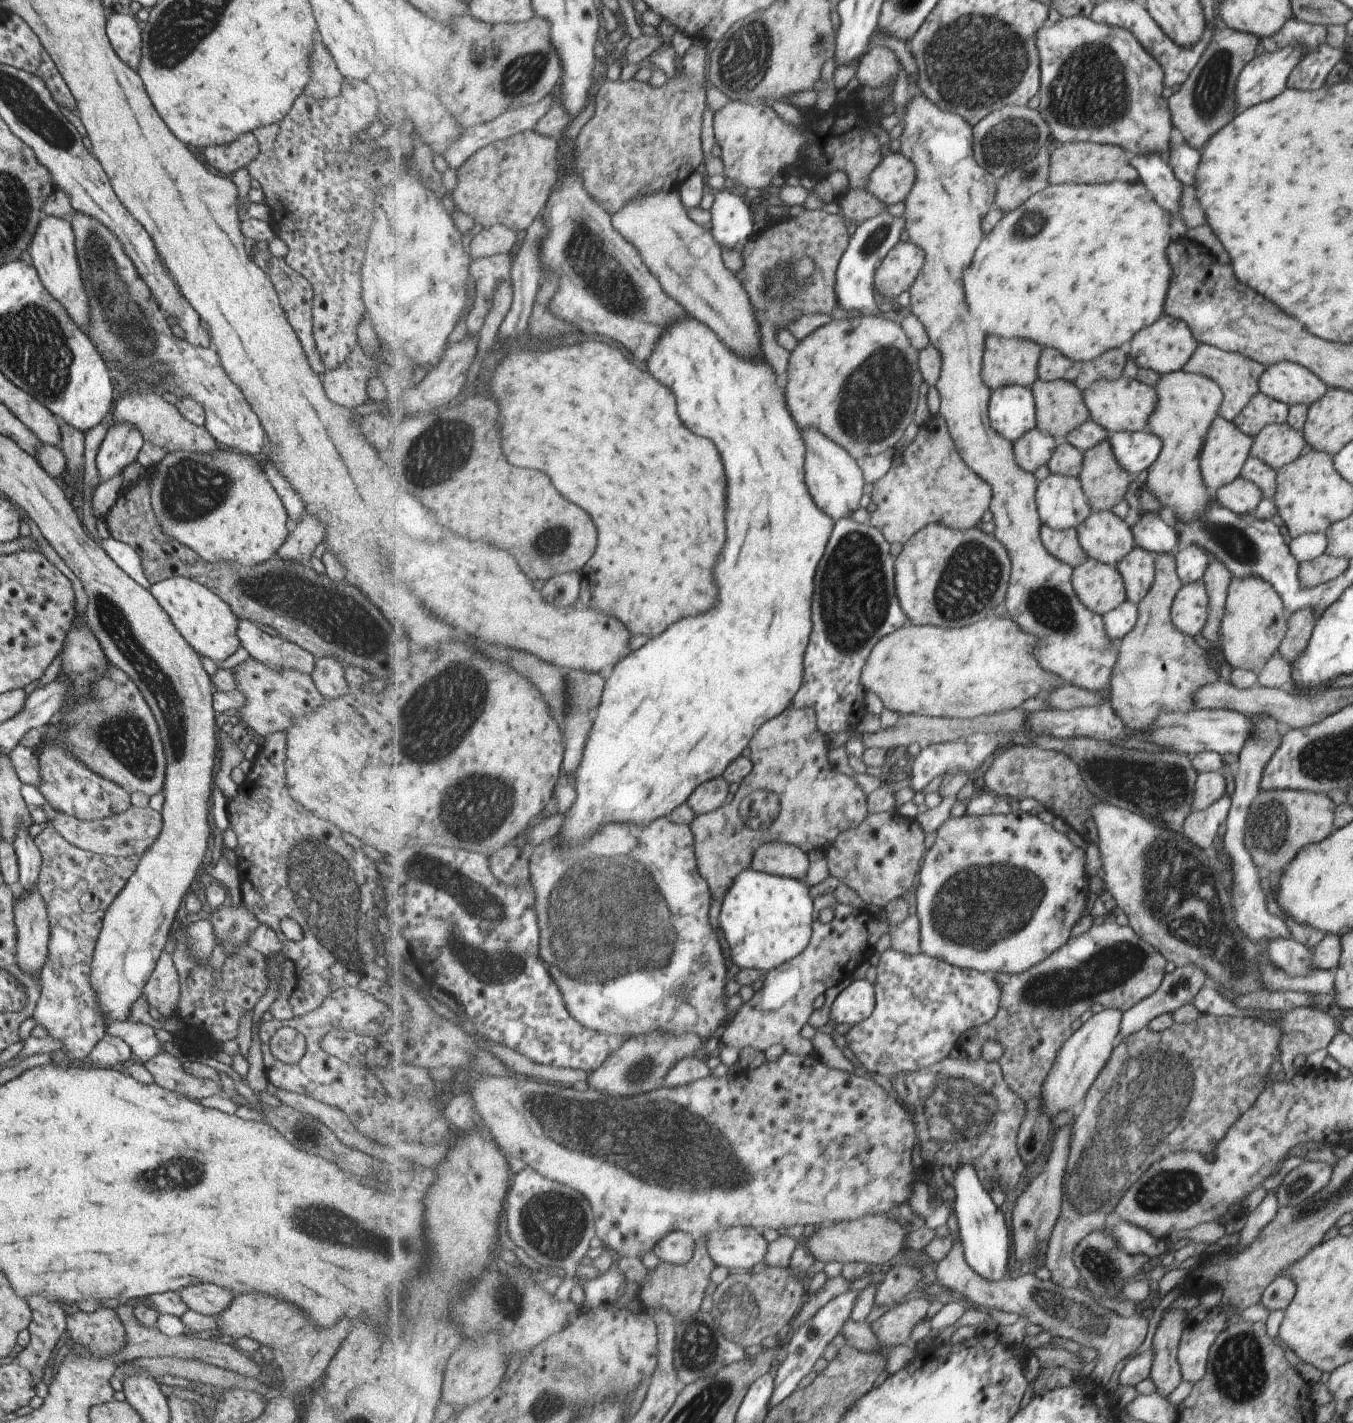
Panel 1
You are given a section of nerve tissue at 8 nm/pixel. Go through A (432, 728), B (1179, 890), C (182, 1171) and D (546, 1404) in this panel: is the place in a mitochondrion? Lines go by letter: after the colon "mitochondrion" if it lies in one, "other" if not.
A: mitochondrion
B: mitochondrion
C: mitochondrion
D: mitochondrion

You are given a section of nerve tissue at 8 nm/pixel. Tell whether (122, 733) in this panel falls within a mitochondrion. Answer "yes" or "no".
yes

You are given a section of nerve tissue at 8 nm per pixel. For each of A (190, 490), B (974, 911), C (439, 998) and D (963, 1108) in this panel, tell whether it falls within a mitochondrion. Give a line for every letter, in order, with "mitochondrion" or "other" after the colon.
A: mitochondrion
B: mitochondrion
C: other
D: mitochondrion

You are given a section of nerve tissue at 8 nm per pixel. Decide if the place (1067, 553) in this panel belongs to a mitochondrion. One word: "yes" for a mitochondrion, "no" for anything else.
no

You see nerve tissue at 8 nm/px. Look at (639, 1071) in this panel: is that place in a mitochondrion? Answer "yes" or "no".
yes

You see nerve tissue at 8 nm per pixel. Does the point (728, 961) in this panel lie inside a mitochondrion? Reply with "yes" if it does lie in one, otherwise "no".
no

